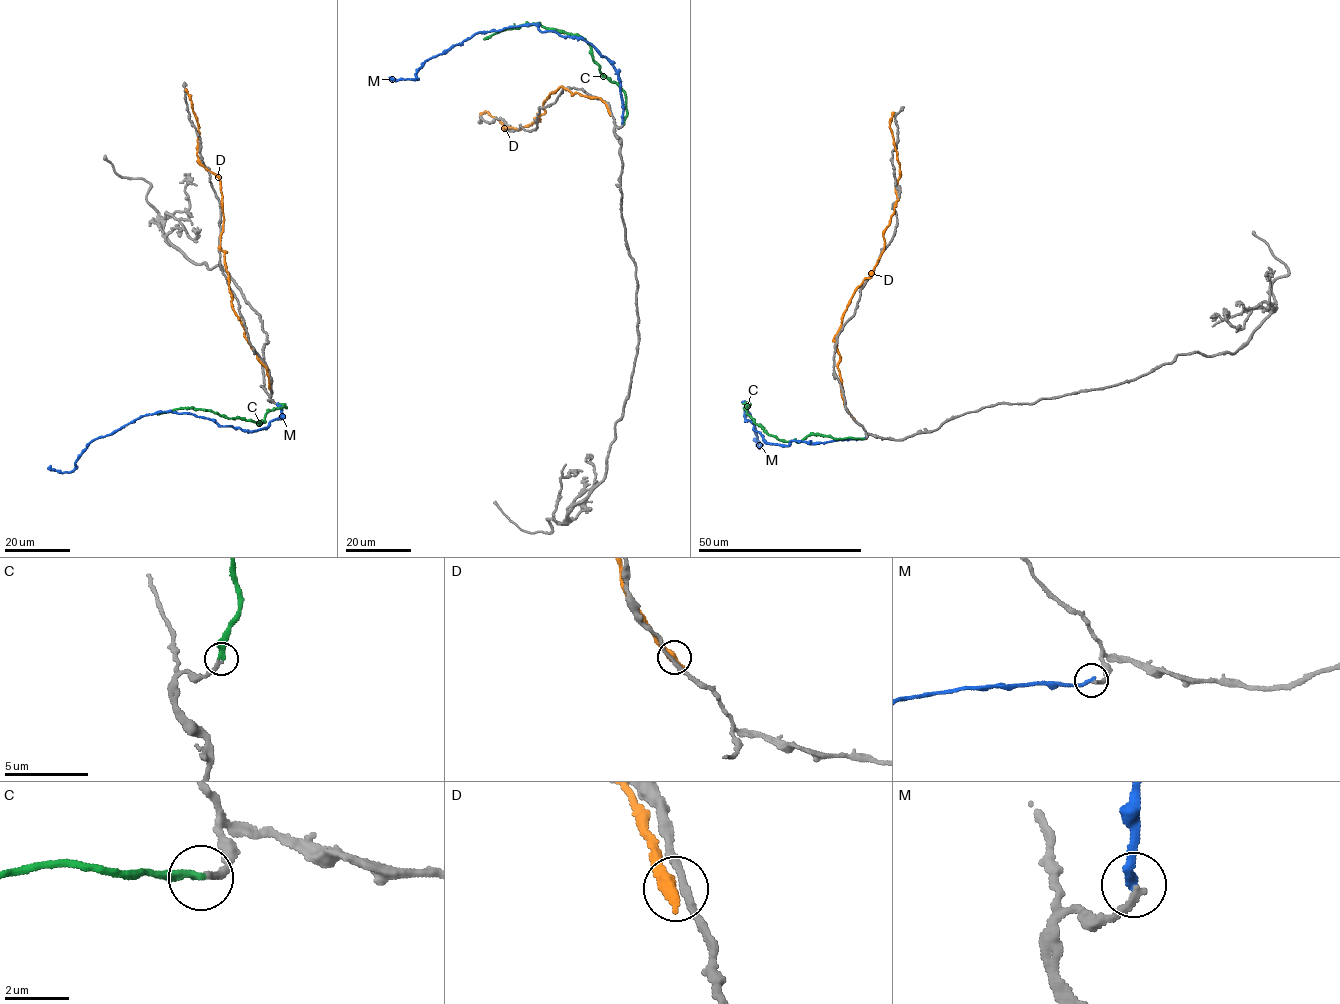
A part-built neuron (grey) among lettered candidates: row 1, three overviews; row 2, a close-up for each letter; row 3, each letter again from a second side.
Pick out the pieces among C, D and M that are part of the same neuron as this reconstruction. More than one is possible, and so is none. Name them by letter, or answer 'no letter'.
C

